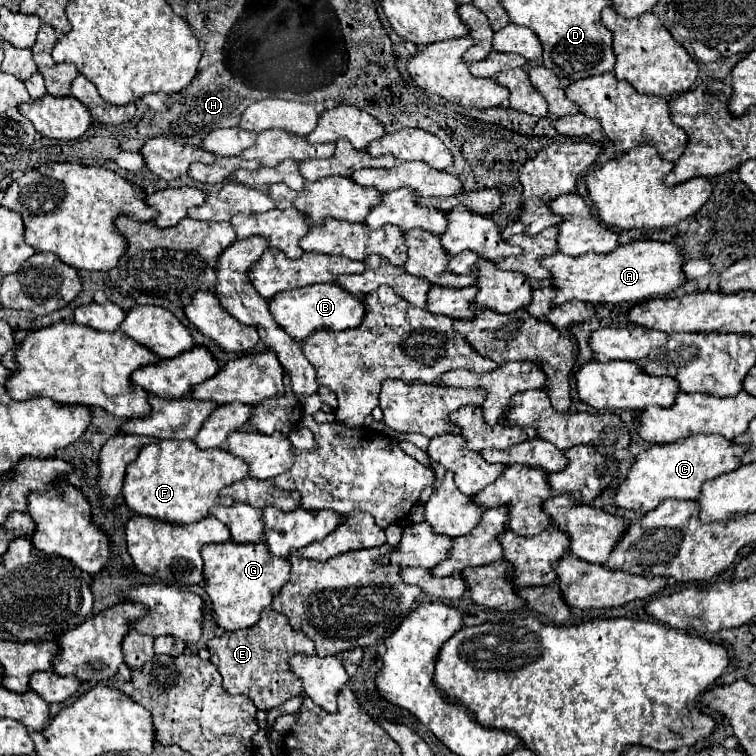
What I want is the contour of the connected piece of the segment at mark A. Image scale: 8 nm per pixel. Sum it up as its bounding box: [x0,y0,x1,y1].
[541,240,685,306]

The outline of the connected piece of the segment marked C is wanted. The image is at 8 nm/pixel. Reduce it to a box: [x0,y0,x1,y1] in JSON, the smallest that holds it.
[613,436,745,512]

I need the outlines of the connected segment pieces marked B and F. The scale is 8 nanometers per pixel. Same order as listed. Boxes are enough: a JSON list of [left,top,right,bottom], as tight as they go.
[[269,284,365,342],[121,440,247,524]]

